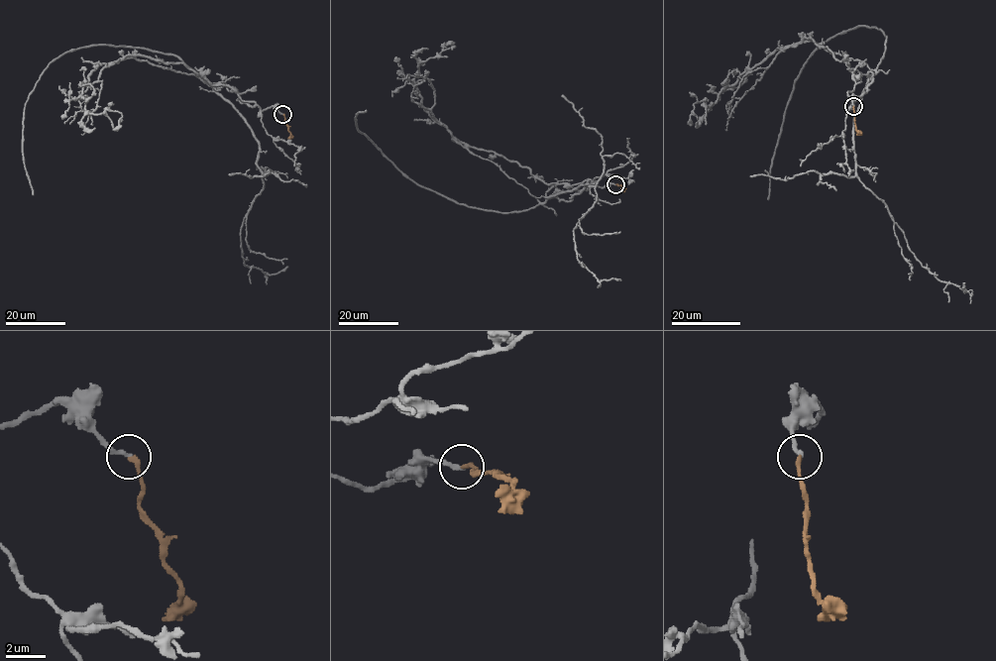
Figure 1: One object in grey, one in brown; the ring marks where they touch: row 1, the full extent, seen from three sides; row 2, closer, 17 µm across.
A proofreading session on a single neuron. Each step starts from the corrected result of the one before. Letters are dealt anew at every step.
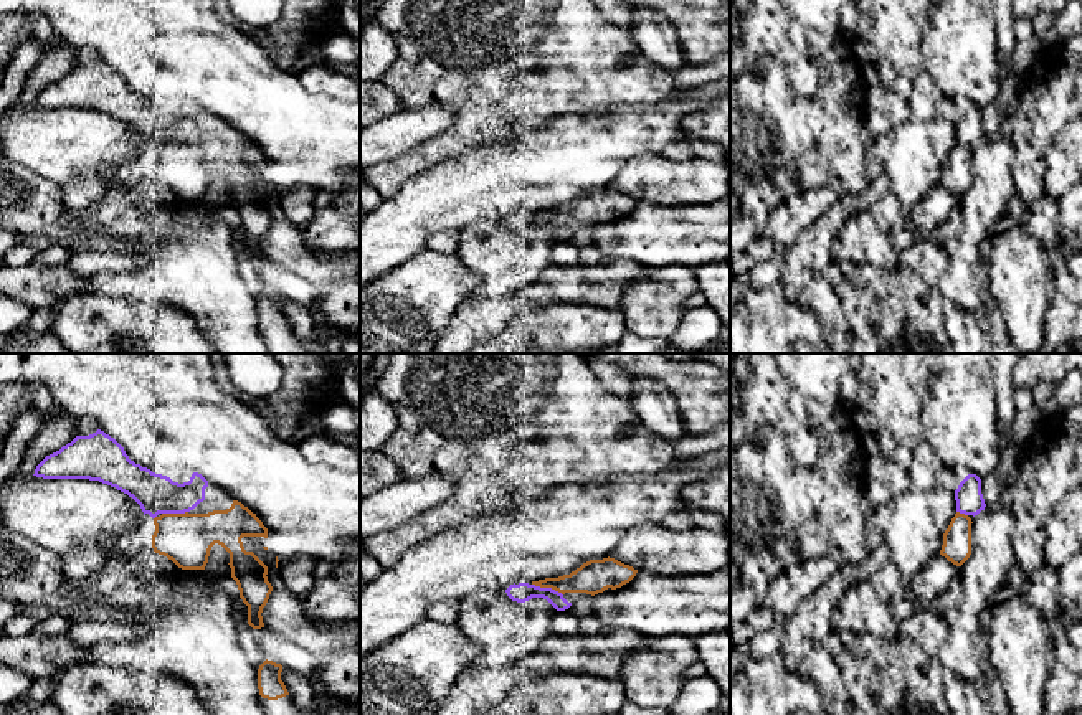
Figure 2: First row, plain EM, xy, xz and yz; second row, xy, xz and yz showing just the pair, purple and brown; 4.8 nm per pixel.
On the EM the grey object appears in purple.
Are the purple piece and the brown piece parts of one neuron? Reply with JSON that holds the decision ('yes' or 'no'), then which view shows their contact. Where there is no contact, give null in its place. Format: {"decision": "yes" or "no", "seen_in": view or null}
{"decision": "yes", "seen_in": "xz"}

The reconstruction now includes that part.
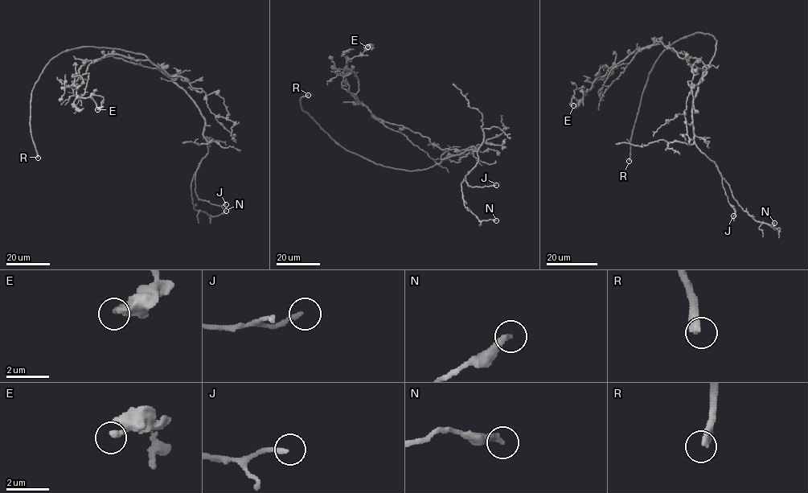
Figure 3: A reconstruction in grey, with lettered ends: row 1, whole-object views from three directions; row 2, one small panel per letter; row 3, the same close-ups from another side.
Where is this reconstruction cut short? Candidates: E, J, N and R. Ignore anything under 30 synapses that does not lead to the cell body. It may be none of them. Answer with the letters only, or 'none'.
R

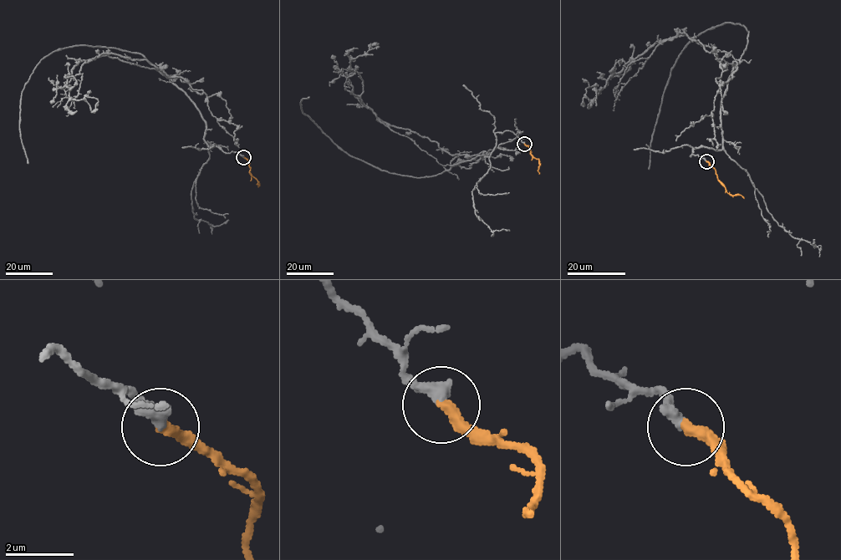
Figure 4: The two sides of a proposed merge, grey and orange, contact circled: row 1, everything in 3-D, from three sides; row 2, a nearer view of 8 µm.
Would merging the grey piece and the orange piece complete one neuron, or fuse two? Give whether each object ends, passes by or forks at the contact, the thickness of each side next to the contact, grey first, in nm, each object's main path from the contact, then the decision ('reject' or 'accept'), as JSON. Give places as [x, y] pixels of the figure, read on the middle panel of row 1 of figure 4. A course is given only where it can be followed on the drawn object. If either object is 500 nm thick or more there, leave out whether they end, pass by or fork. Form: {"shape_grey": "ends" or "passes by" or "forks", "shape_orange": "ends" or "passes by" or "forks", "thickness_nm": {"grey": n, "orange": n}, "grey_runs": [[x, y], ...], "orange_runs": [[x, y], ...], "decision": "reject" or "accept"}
{"shape_grey": "ends", "shape_orange": "ends", "thickness_nm": {"grey": 440, "orange": 340}, "grey_runs": [[524, 143], [511, 131], [496, 132], [490, 156], [436, 175], [389, 173], [339, 148], [303, 112], [309, 96]], "orange_runs": [[524, 143], [530, 147], [530, 154], [538, 160], [539, 174]], "decision": "accept"}

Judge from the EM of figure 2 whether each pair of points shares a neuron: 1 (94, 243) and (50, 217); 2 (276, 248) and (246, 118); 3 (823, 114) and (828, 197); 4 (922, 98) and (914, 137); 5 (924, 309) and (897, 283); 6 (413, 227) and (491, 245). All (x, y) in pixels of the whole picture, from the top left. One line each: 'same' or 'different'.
1: same
2: different
3: different
4: different
5: same
6: different

